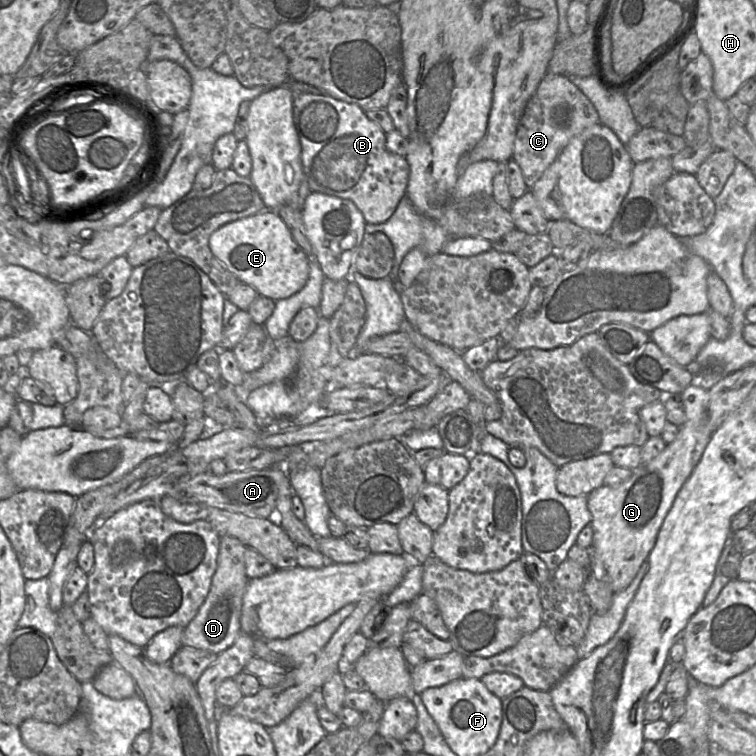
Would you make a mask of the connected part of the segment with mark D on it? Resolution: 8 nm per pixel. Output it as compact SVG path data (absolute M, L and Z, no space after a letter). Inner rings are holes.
M231 536L220 537L216 571L212 577L209 593L195 617L184 628L181 644L215 655L229 648L241 631L240 617L243 596L249 578L246 575L244 554L247 549L239 539Z

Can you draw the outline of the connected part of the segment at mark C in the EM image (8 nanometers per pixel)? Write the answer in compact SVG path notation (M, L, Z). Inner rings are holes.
M546 74L525 108L514 142L512 159L520 166L528 189L541 178L572 137L597 123L597 110L568 77Z

